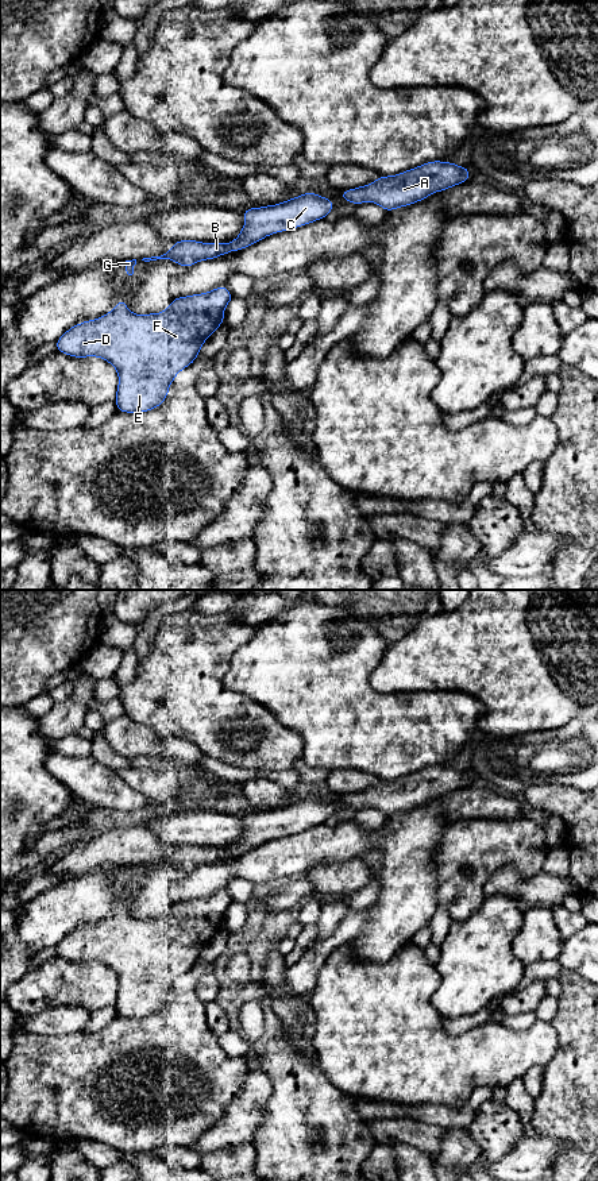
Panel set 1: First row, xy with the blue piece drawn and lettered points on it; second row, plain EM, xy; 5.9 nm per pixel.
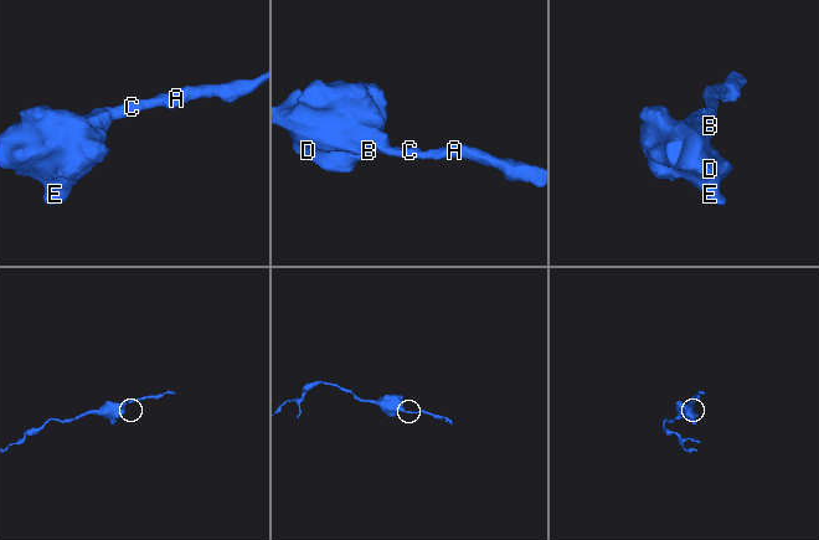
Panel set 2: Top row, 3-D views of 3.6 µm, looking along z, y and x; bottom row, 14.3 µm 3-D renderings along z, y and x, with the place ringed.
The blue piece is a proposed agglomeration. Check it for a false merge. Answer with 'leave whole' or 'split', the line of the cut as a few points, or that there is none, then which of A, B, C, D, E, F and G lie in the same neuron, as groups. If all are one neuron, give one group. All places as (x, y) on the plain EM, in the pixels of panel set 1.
leave whole | no cut | A B C D E F G

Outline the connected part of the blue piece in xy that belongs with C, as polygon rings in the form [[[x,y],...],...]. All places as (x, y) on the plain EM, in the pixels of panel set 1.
[[[313,796],[304,798],[288,806],[248,813],[243,818],[244,831],[231,848],[202,848],[198,845],[177,845],[161,861],[143,862],[150,867],[170,864],[178,871],[189,872],[200,865],[215,864],[231,856],[240,856],[269,840],[290,835],[316,825],[323,825],[332,815],[333,806]]]

